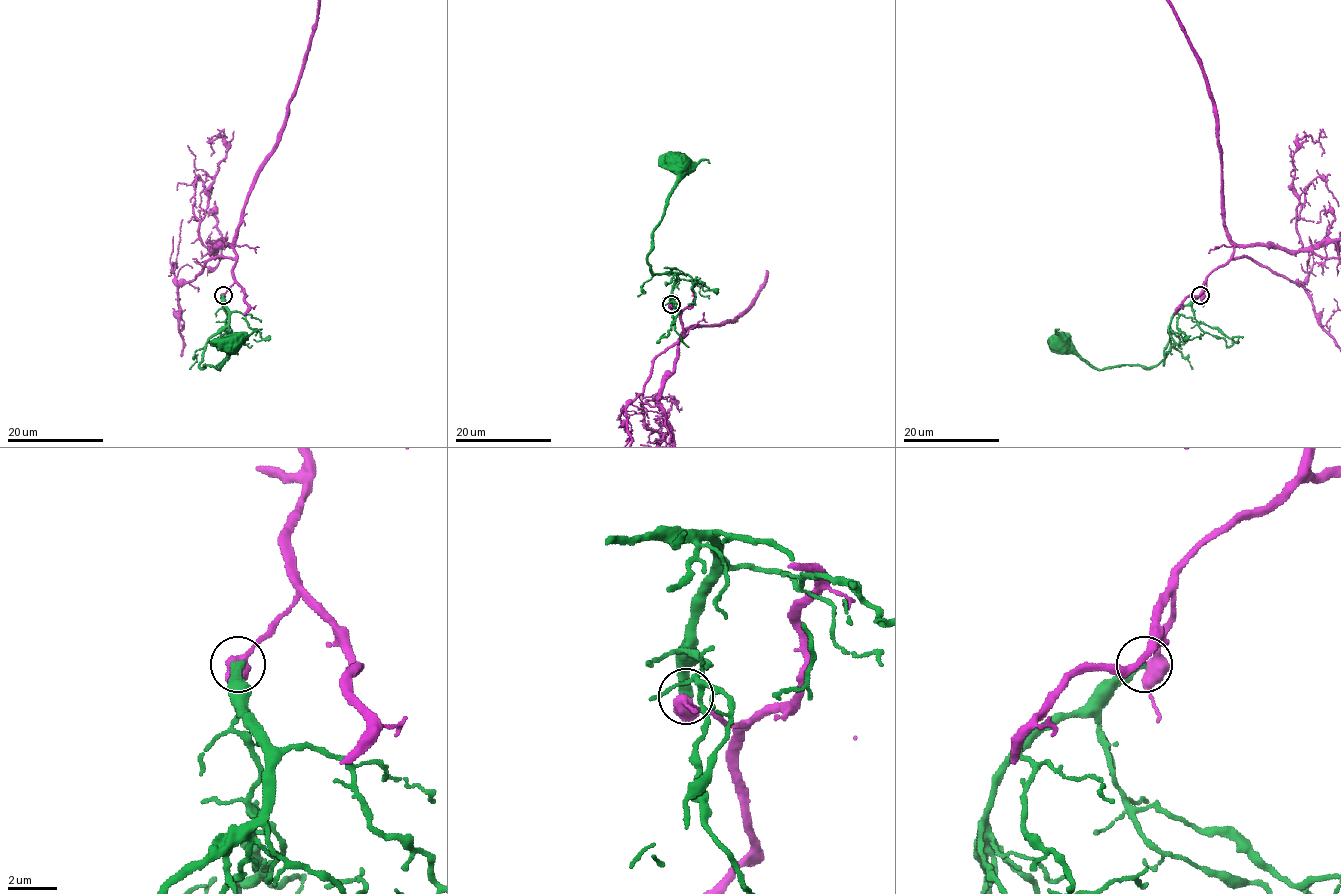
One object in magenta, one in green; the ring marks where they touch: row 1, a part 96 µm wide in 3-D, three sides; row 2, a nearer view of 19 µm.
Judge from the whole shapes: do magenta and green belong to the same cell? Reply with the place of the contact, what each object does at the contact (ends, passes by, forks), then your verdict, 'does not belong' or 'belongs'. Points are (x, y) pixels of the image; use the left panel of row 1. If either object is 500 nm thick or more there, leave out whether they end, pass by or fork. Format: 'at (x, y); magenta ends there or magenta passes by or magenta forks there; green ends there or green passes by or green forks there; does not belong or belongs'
at (223, 295); does not belong

